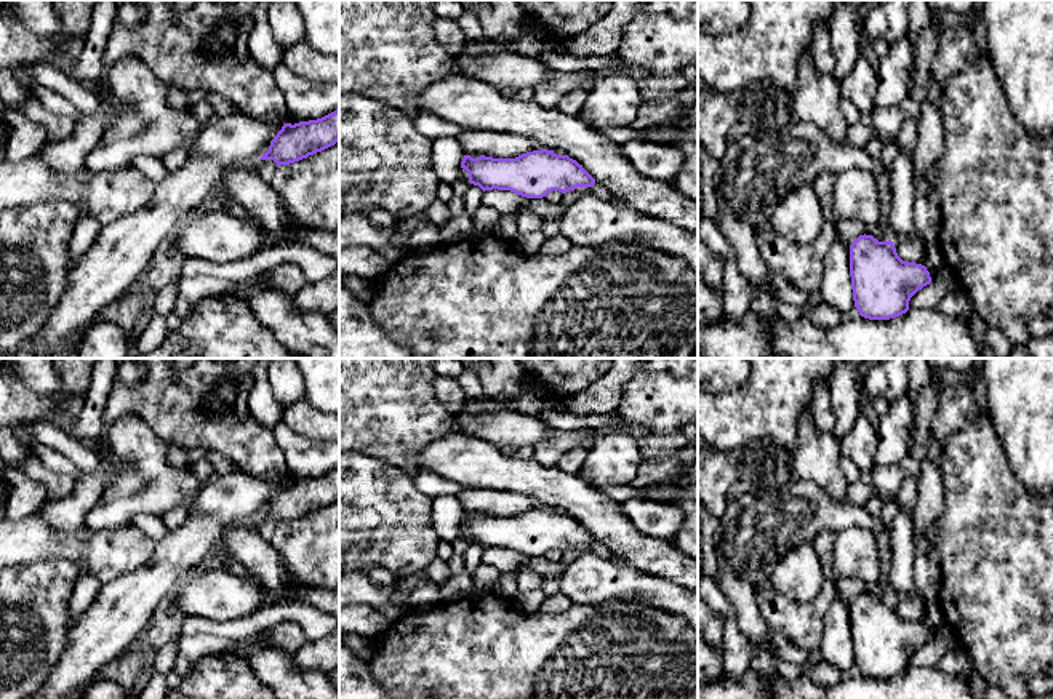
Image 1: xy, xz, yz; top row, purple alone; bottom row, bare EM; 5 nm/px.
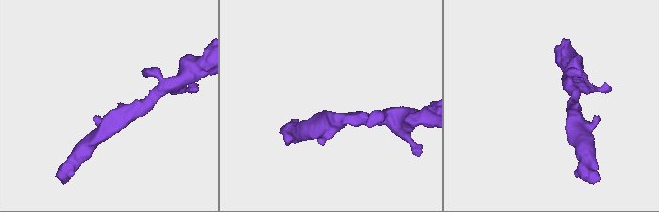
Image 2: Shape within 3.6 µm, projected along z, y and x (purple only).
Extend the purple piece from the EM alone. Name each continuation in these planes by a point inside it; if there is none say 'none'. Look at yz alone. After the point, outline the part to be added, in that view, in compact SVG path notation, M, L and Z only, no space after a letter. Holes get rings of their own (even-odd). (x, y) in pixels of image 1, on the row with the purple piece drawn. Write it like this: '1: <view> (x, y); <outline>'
none

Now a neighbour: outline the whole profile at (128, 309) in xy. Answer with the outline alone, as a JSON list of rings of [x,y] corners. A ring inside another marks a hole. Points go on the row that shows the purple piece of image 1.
[[[131,286],[120,299],[104,307],[96,318],[120,325],[130,336],[134,331],[136,322],[144,317],[146,312],[141,293]]]

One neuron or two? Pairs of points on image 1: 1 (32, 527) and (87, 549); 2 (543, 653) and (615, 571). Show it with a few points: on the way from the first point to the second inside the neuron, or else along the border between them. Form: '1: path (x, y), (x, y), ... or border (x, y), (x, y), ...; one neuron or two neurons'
1: path (45, 539), (50, 544), (74, 546); one neuron
2: border (624, 600), (573, 603); two neurons

